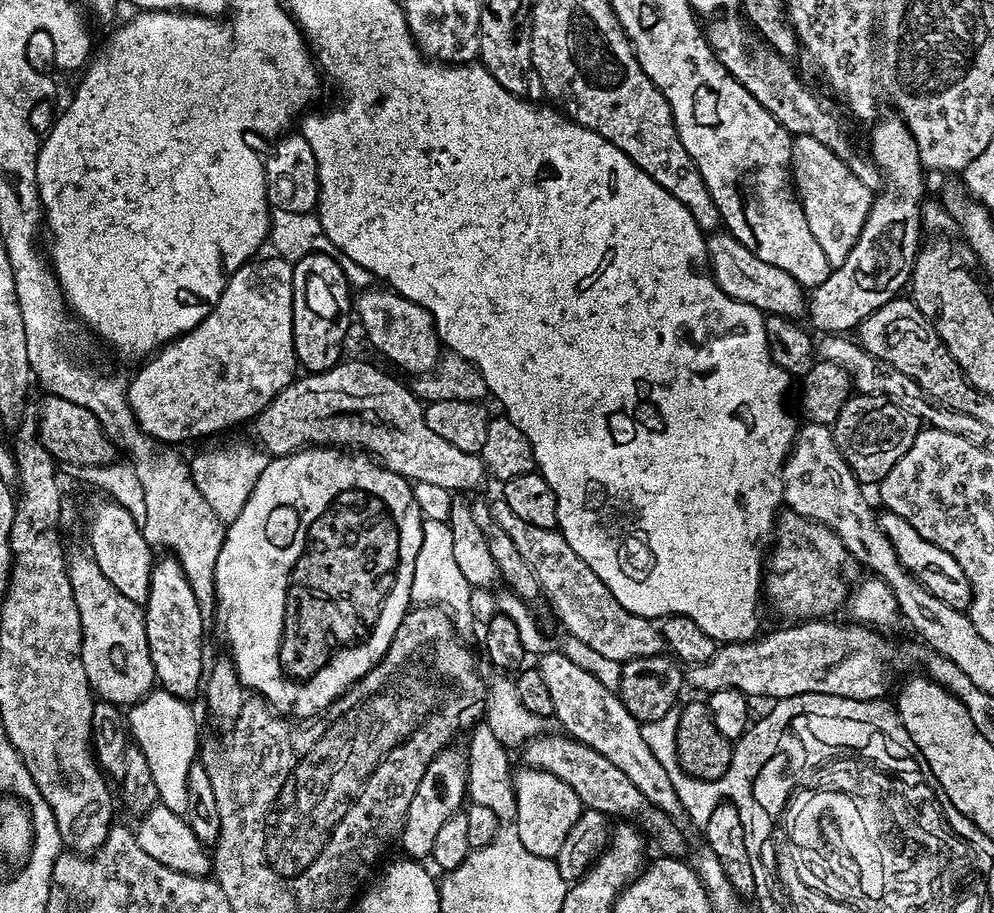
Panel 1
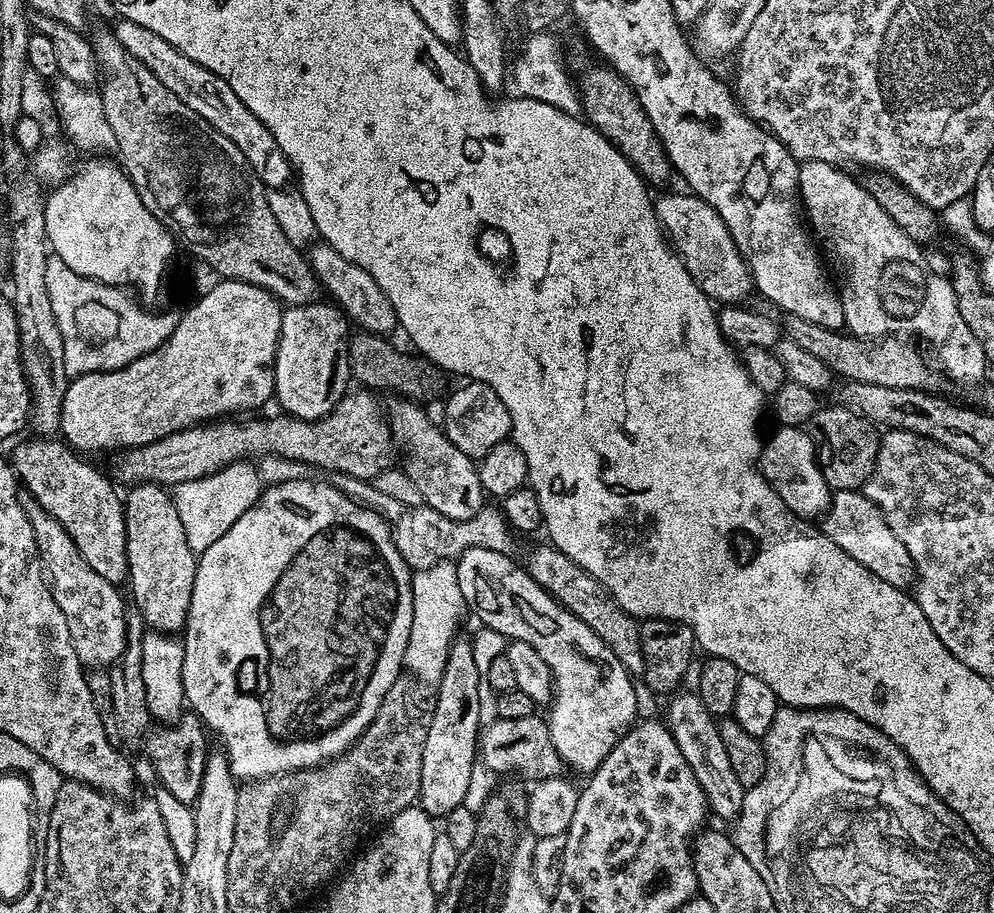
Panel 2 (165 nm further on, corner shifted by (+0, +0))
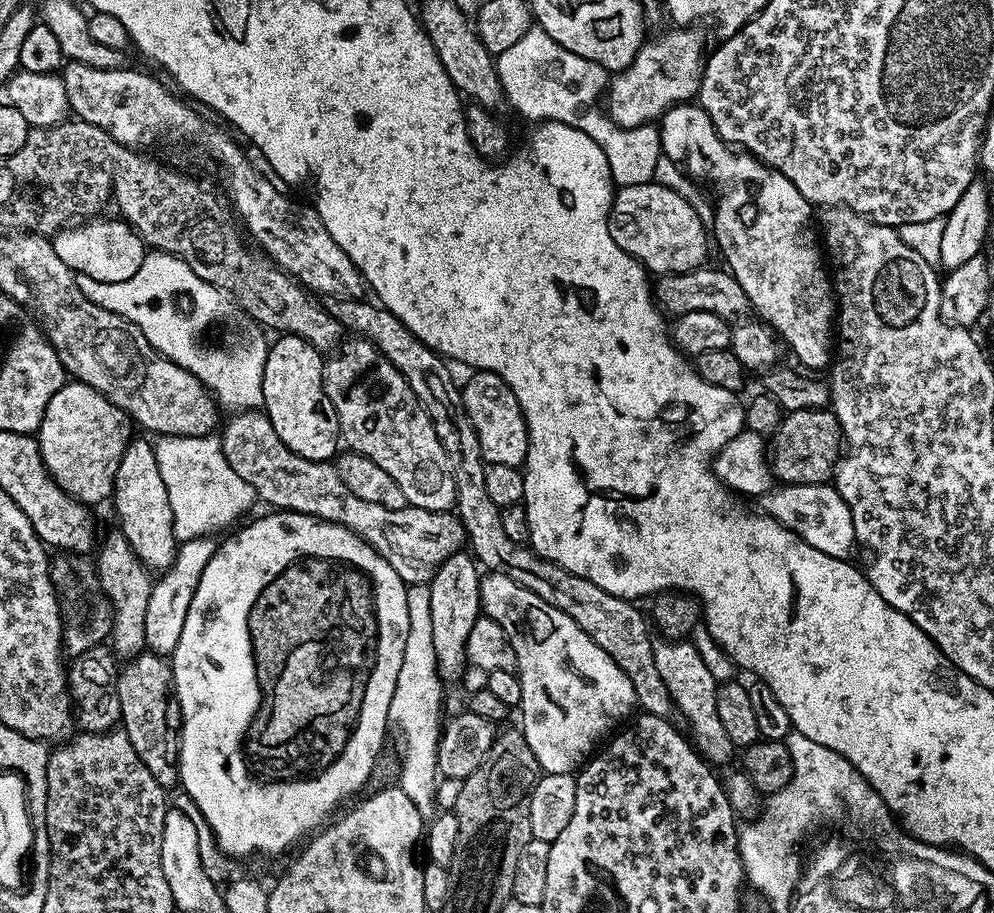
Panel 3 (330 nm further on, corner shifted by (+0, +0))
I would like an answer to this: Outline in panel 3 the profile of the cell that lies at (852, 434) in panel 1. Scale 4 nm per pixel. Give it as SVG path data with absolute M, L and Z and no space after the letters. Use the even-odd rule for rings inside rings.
M828 408L787 413L770 444L772 475L786 484L827 484L842 455L842 431L836 413Z

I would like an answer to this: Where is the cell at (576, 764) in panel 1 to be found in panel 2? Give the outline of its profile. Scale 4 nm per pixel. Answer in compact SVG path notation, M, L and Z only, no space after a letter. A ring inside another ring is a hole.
M540 714L530 718L496 719L487 725L480 734L478 756L491 772L517 772L518 775L525 776L528 782L554 780L563 777L566 772L564 759L550 738L547 719Z

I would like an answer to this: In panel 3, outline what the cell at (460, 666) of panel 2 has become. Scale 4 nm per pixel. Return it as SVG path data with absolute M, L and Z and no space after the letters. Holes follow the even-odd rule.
M459 550L446 558L433 574L430 590L430 630L434 634L436 668L445 685L456 684L464 676L464 668L469 667L466 642L474 622L482 615L480 611L481 569L477 561L467 551Z

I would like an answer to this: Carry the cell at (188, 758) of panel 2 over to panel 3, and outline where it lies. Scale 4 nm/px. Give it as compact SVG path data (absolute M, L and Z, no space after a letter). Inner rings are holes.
M145 650L131 657L125 664L128 665L119 669L116 678L122 730L130 738L138 758L146 762L146 770L154 774L154 782L158 782L166 790L172 790L172 787L175 789L180 779L180 703L176 689L172 687L171 663L163 655Z

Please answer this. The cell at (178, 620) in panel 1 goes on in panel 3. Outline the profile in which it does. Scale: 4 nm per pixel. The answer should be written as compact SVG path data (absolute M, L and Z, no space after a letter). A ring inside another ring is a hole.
M134 438L126 446L126 454L122 454L122 462L114 478L110 500L116 503L116 516L120 519L119 531L126 534L134 554L138 554L148 569L165 570L175 560L178 533L174 530L172 499L166 494L166 482L158 466L156 449L153 441L148 440Z

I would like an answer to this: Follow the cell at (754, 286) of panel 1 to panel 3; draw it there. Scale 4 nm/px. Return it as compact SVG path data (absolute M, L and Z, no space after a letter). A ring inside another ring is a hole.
M655 182L651 184L639 184L638 186L626 186L620 188L612 197L612 209L608 215L608 229L610 238L626 250L640 264L643 264L652 274L675 274L677 272L689 272L695 268L703 268L709 263L708 244L710 248L710 232L702 218L698 216L693 206L686 198L674 190Z

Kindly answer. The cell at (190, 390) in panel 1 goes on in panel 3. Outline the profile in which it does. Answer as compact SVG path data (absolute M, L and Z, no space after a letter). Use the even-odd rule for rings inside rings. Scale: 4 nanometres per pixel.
M66 382L46 406L38 433L40 453L49 474L66 494L97 506L112 495L122 454L126 454L126 446L134 439L132 428L132 417L98 394L98 390L79 382Z

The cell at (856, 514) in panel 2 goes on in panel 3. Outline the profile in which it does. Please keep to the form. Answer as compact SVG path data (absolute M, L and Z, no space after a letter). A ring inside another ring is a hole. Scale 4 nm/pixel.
M781 483L759 497L758 504L763 515L774 518L782 526L786 526L795 536L800 536L802 542L814 546L814 550L822 550L822 554L830 554L830 558L846 561L853 559L852 551L857 551L858 545L850 506L846 506L842 494L831 483Z

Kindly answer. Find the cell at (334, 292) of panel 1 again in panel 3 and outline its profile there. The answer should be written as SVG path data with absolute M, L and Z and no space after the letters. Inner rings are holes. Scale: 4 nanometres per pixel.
M280 334L275 338L276 341L274 339L271 341L262 374L262 398L264 399L262 412L273 423L274 432L295 454L306 459L331 461L341 447L342 437L334 402L330 402L324 389L325 357L314 345L300 337Z

